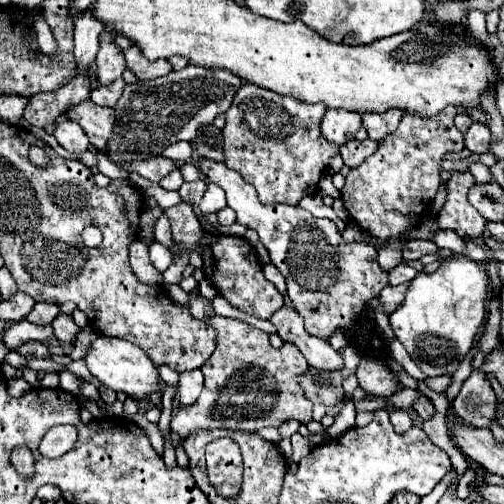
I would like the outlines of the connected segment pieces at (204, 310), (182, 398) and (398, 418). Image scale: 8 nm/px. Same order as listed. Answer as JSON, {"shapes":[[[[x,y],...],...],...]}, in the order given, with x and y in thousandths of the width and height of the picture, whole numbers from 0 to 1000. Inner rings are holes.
{"shapes":[[[[383,577],[375,617],[379,617],[379,629],[387,629],[387,633],[403,633],[407,625],[419,625],[419,621],[423,621],[423,613],[419,613],[419,601],[415,601],[407,589],[387,585],[387,581],[391,581],[391,577]]],[[[387,732],[387,736],[371,736],[371,740],[355,744],[355,780],[351,780],[351,788],[355,788],[355,800],[363,808],[383,804],[395,792],[399,776],[403,776],[403,740],[399,736]]],[[[780,812],[780,815],[772,819],[772,827],[776,827],[776,839],[780,839],[780,847],[784,847],[788,859],[804,859],[804,855],[815,847],[815,831],[812,831],[812,819],[808,819],[808,815]]]]}

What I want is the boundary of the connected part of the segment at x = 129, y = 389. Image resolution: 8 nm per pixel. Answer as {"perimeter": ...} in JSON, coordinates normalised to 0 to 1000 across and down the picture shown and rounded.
{"perimeter":[[[196,665],[173,704],[169,704],[169,720],[177,728],[177,736],[212,768],[220,768],[224,776],[240,776],[248,780],[252,788],[260,792],[272,792],[272,796],[288,796],[296,780],[312,780],[319,772],[319,748],[315,740],[308,736],[308,724],[304,716],[288,704],[288,696],[280,696],[280,688],[256,681],[256,677],[244,677],[244,673],[228,673],[228,669],[208,669],[208,665]]]}

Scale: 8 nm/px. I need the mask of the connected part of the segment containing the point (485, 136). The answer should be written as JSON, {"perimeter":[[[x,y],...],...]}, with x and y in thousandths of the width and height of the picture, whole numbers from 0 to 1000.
{"perimeter":[[[938,244],[931,260],[923,264],[923,292],[935,304],[966,304],[966,292],[974,284],[974,260],[962,244]]]}

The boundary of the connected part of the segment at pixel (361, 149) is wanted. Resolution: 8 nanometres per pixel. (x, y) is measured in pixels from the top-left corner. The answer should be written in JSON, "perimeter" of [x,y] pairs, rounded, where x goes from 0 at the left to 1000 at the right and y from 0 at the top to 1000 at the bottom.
{"perimeter":[[[724,276],[724,280],[688,280],[685,288],[677,288],[673,304],[681,312],[681,323],[692,331],[712,331],[712,323],[720,323],[732,308],[740,308],[748,300],[748,280],[740,276]]]}

